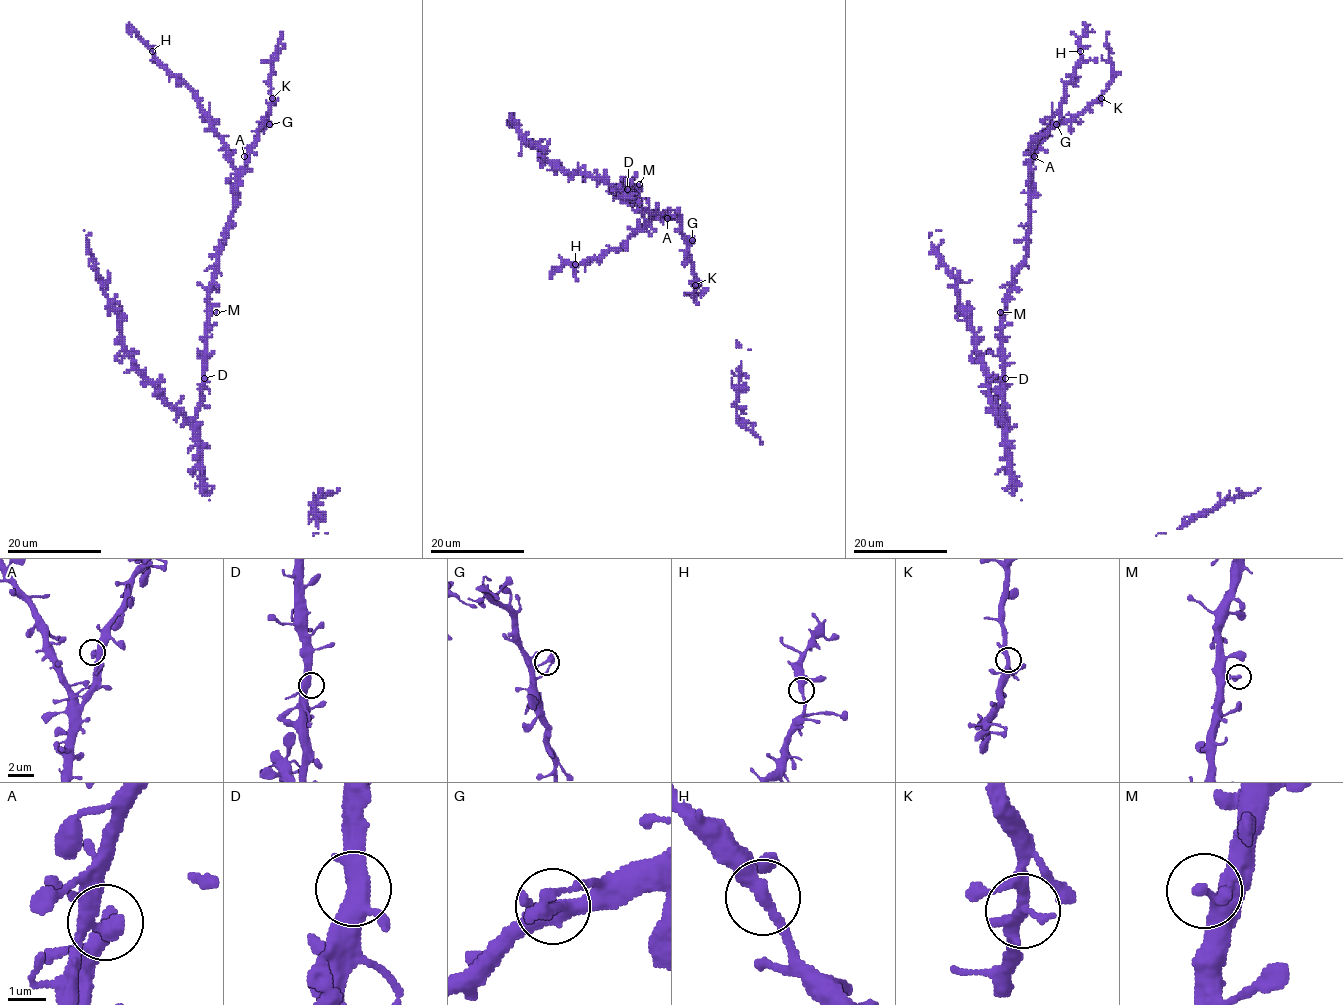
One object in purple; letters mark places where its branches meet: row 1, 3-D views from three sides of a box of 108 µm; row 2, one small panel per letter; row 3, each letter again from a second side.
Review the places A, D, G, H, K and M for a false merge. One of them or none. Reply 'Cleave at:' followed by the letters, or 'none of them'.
Cleave at: none of them

